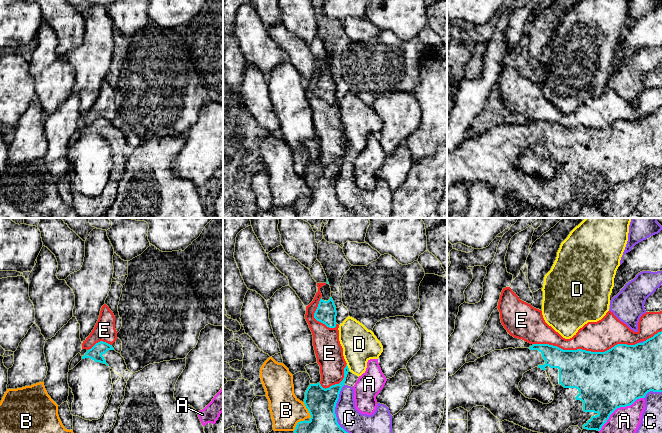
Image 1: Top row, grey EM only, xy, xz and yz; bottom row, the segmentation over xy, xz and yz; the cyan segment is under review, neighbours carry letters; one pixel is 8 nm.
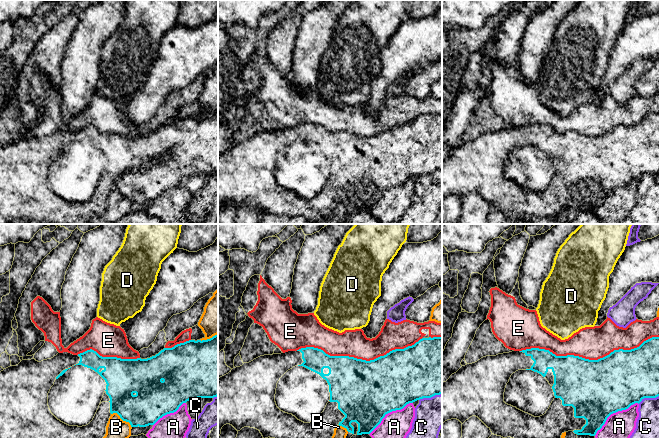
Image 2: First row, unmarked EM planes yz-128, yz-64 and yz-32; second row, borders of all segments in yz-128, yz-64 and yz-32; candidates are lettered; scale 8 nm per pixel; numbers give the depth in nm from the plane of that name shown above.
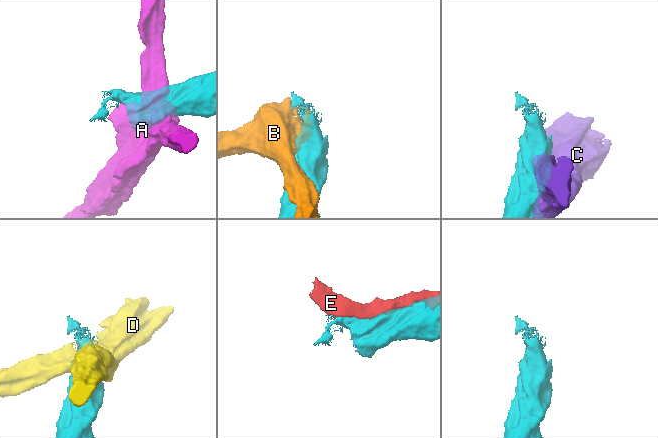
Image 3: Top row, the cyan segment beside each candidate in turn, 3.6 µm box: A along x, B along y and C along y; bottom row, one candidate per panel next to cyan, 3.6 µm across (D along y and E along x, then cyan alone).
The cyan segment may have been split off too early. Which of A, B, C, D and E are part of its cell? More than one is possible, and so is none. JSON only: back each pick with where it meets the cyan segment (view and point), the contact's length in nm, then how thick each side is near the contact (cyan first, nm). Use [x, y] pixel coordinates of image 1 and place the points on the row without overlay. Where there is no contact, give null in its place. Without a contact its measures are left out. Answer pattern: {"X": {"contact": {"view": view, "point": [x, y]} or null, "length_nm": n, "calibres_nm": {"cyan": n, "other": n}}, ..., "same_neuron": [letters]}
{"same_neuron": []}

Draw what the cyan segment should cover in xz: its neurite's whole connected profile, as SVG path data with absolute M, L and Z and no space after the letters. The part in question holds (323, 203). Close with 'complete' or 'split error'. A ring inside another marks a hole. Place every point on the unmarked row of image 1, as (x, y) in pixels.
M344 144L344 154L339 160L323 164L319 159L310 160L305 168L304 180L311 194L297 199L294 209L297 218L353 218L351 210L337 198L336 179L345 161L349 144Z | complete

